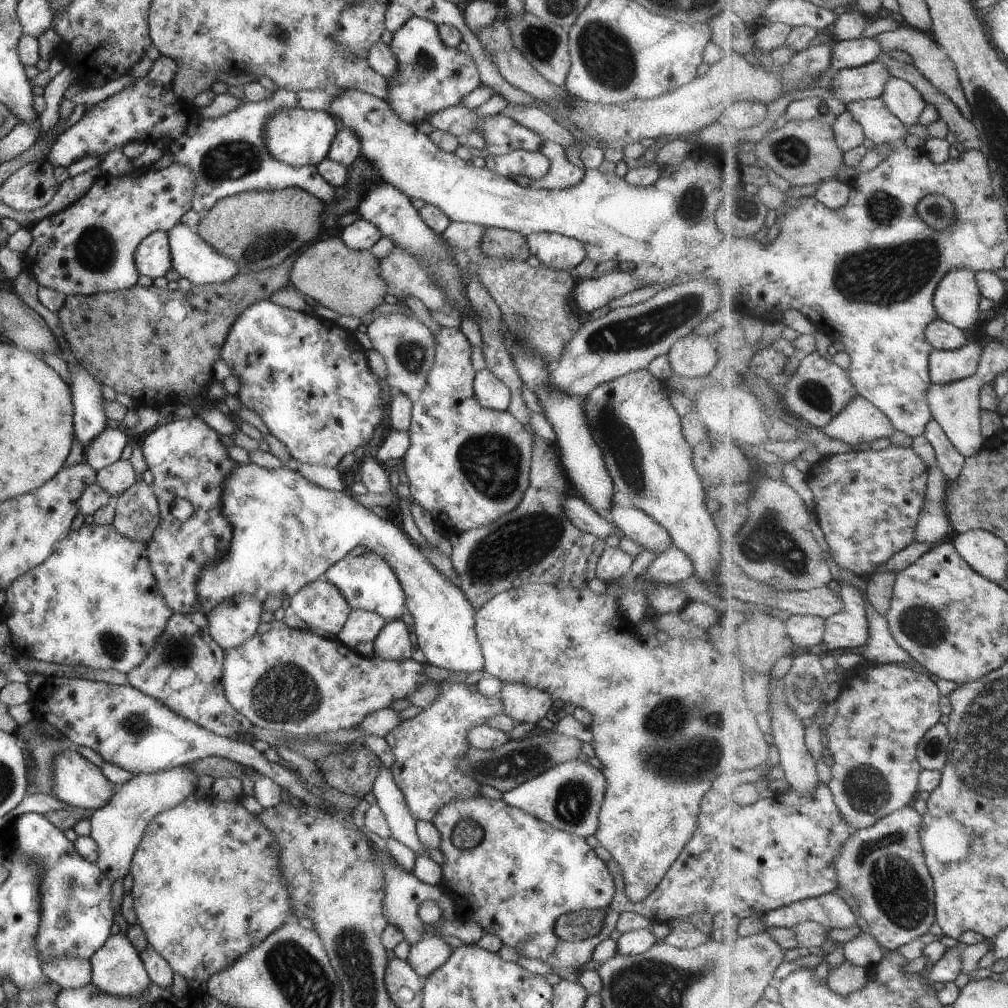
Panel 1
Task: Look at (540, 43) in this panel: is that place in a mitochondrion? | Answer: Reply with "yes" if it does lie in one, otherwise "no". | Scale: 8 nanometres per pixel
yes

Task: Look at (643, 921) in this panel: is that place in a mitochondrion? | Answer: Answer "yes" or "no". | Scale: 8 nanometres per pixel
no

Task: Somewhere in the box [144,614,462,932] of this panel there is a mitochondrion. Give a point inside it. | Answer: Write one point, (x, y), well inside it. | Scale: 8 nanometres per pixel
(286, 693)

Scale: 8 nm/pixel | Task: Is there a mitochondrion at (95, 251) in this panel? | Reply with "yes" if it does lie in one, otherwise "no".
yes

